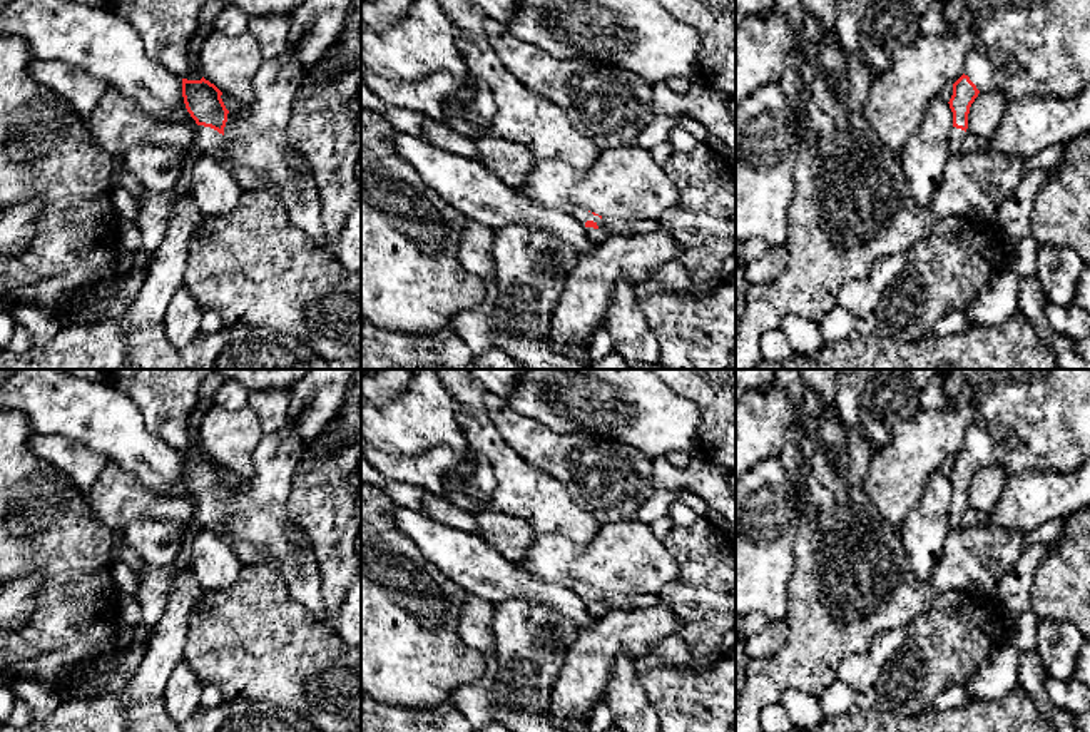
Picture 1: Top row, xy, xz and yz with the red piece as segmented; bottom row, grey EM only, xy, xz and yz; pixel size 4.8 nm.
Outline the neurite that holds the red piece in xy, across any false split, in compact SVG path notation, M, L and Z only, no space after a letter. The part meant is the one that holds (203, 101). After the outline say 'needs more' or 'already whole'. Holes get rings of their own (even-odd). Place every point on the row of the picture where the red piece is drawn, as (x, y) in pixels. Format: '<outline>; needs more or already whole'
M204 77L201 80L182 79L184 104L197 124L192 144L226 165L224 127L229 110L226 109L221 95L222 92Z; needs more

